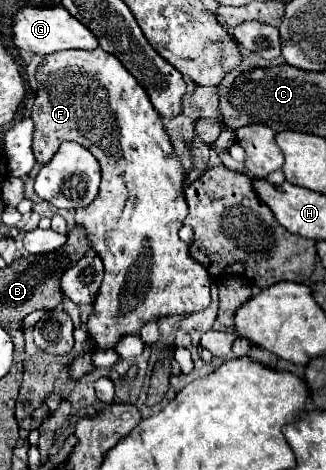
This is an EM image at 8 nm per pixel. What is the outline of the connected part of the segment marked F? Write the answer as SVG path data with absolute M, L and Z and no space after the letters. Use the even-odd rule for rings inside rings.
M64 50L44 56L36 68L38 92L32 106L34 122L34 158L46 164L64 140L80 142L86 146L102 166L100 194L92 204L76 210L76 222L84 226L92 250L96 250L104 262L104 280L96 302L92 304L94 318L88 318L88 338L92 348L76 356L68 364L72 380L78 380L96 366L92 366L92 354L96 350L112 350L120 338L134 334L152 318L162 318L170 314L192 314L208 308L210 304L210 284L212 278L200 266L200 262L190 258L188 244L178 238L178 230L188 214L184 200L184 168L174 154L170 138L162 126L160 114L152 108L150 98L144 88L132 78L132 74L122 66L118 58L96 50Z

